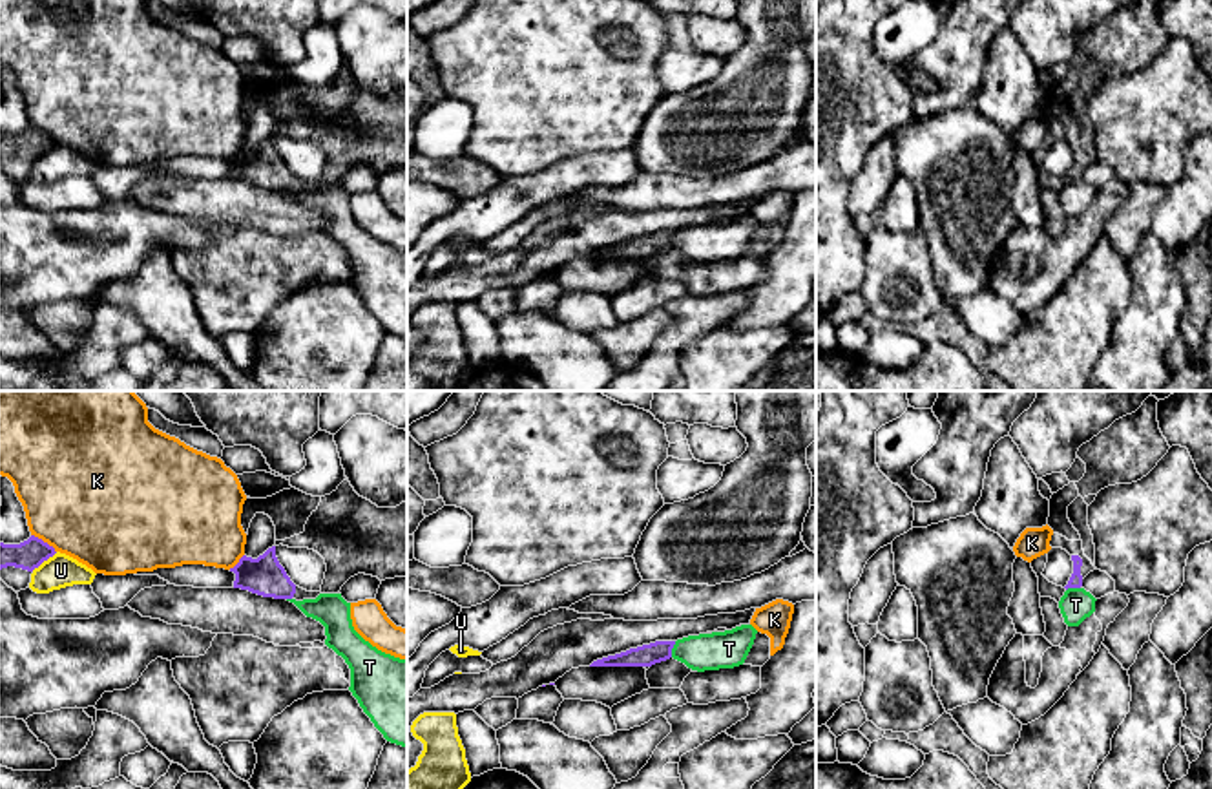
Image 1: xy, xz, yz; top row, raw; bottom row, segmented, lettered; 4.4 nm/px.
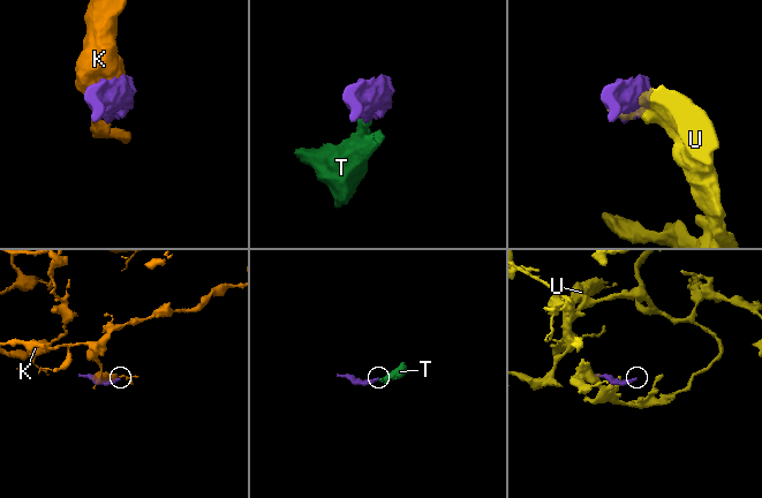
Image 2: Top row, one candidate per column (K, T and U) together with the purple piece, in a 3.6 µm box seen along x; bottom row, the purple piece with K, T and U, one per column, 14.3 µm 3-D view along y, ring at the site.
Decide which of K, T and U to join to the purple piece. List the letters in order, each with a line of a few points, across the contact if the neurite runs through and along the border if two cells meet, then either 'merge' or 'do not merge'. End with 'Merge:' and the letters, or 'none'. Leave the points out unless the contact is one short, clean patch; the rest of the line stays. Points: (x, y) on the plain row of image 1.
K: do not merge
T: line xz (676, 232), (670, 247); do not merge
U: do not merge
Merge: none

